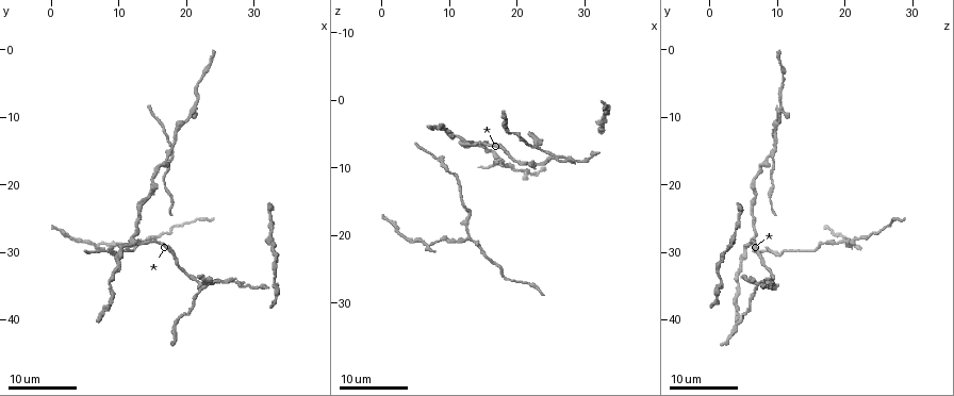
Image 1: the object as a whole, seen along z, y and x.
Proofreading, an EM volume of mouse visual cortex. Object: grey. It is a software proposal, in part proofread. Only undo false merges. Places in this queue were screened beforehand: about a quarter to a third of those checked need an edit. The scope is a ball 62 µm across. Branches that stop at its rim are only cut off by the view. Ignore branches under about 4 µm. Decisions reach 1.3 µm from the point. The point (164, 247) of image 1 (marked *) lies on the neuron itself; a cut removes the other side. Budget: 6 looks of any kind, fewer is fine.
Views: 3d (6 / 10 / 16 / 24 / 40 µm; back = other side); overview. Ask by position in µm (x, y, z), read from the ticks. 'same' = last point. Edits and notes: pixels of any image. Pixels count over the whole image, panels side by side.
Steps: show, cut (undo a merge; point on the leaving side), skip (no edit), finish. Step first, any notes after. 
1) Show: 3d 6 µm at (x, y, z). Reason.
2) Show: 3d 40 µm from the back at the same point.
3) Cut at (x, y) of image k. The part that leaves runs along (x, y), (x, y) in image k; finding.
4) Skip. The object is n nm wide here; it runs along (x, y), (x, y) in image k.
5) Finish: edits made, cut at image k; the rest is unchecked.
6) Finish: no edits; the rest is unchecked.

Show: 3d 24 µm at (12.0, 28.0, 6.5). A fork.

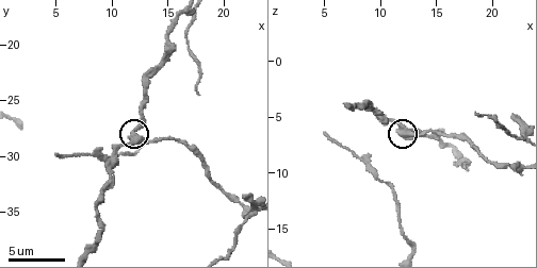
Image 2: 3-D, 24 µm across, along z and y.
Show: 3d 6 µm at (11.8, 28.2, 6.4).

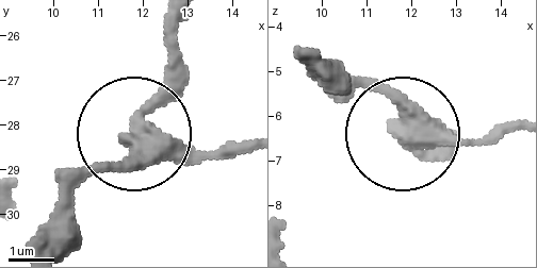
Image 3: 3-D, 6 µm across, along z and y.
Skip. The object is 320 nm wide here; it runs along (242, 149), (161, 149), (142, 137), (173, 23) in image 3; one neuron here.

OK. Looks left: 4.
Show: 3d 16 µm at (7.0, 29.0, 22.0). Thick turns thin.

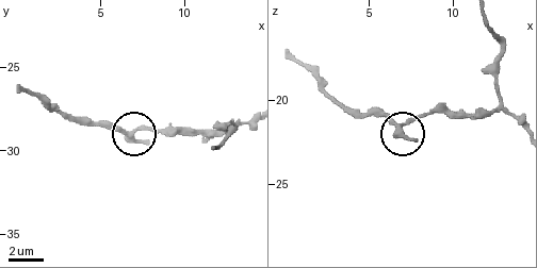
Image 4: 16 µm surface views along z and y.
Show: 3d 10 µm at (6.8, 29.0, 21.5).

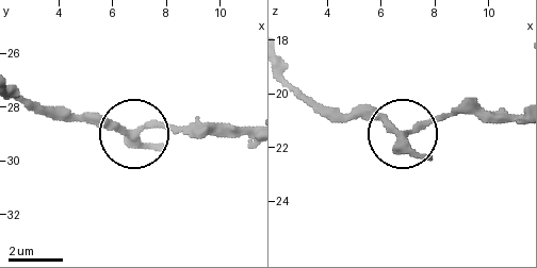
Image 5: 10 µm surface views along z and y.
Show: 3d 10 µm from the back at (6.7, 28.9, 21.5).

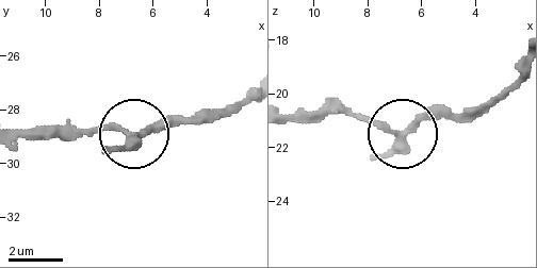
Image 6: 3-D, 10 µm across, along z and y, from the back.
Skip. The object is 280 nm wide here; it runs along (21, 131), (145, 131), (191, 119) in image 6; all the same neuron.

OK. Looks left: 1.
Finish: no edits; the rest is unchecked.

